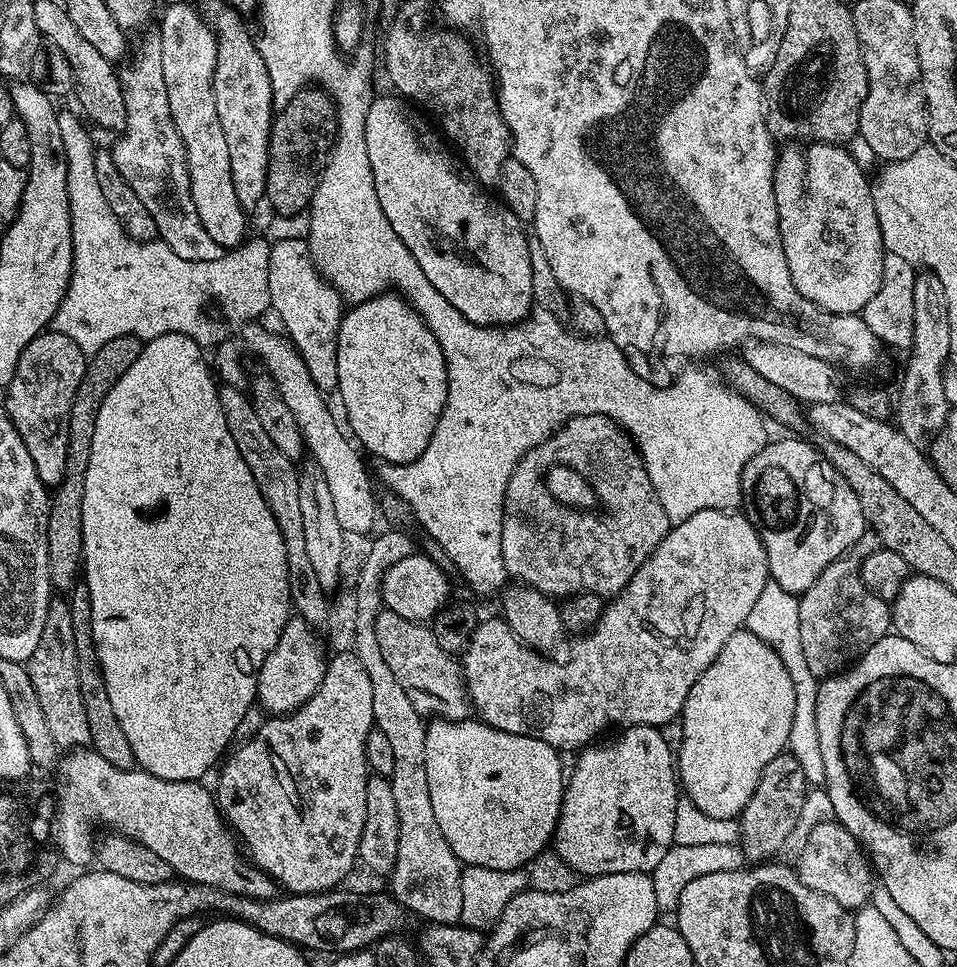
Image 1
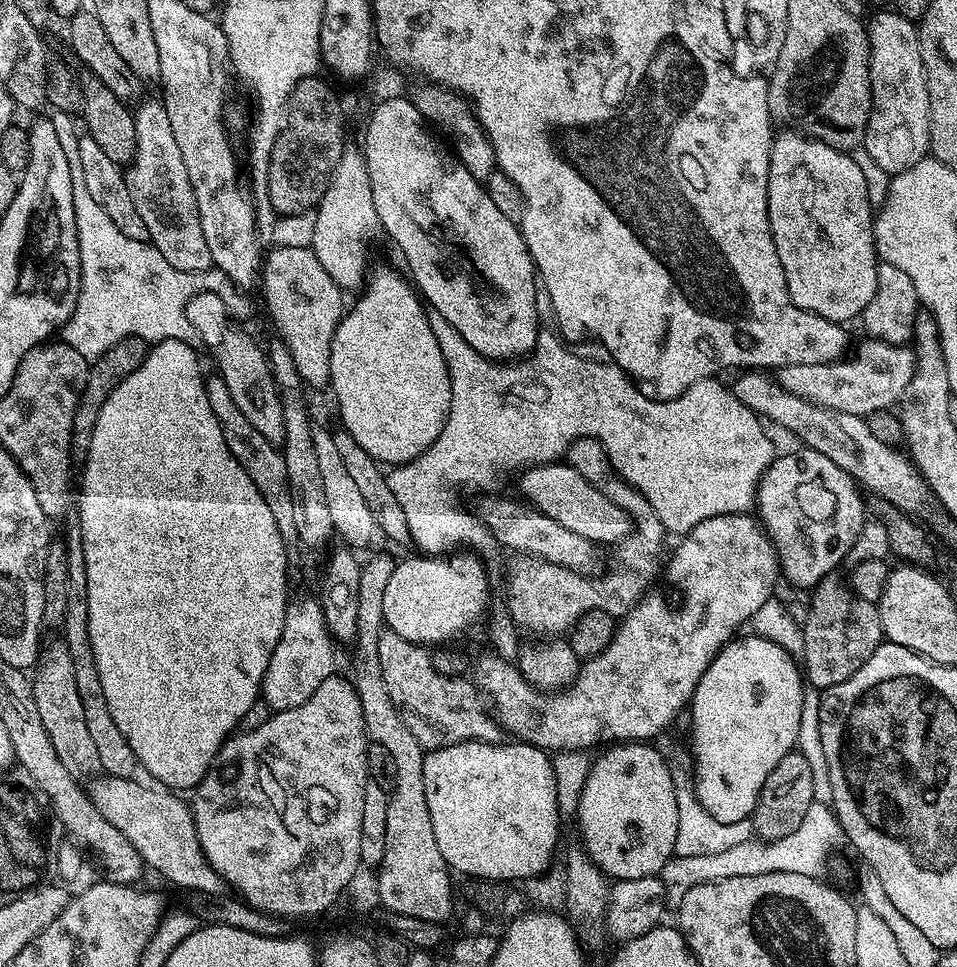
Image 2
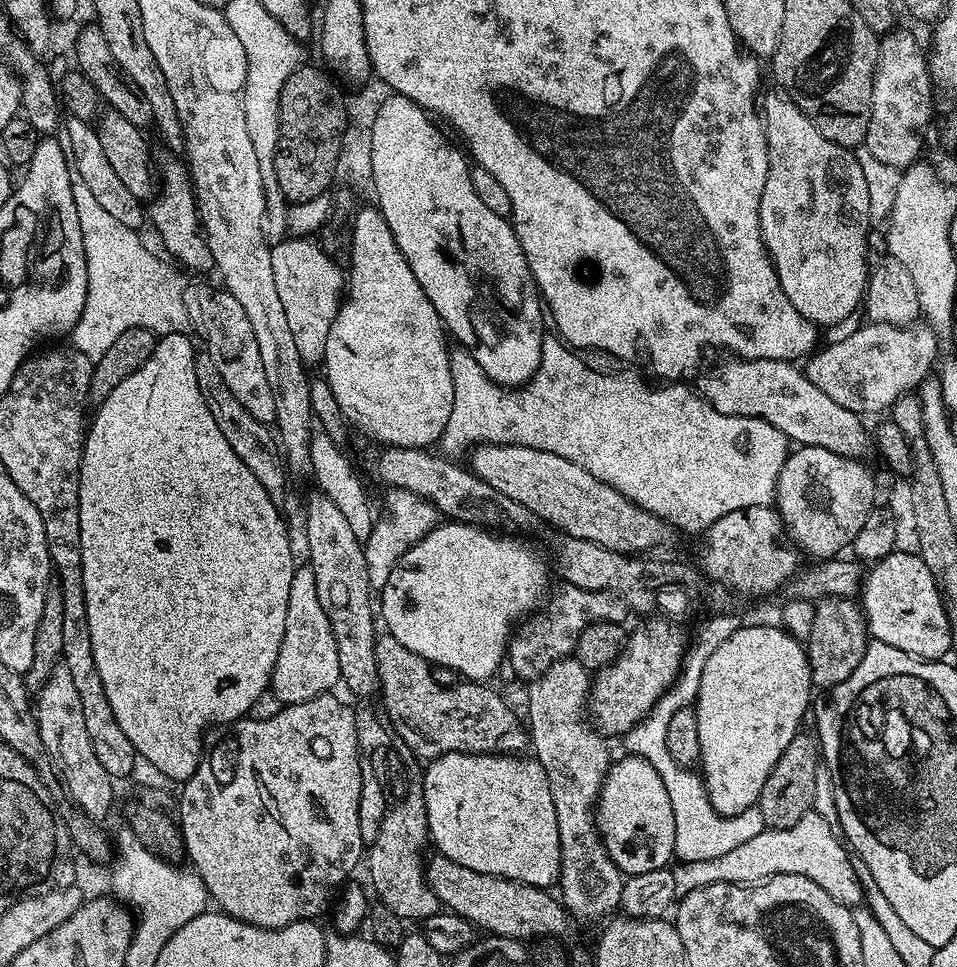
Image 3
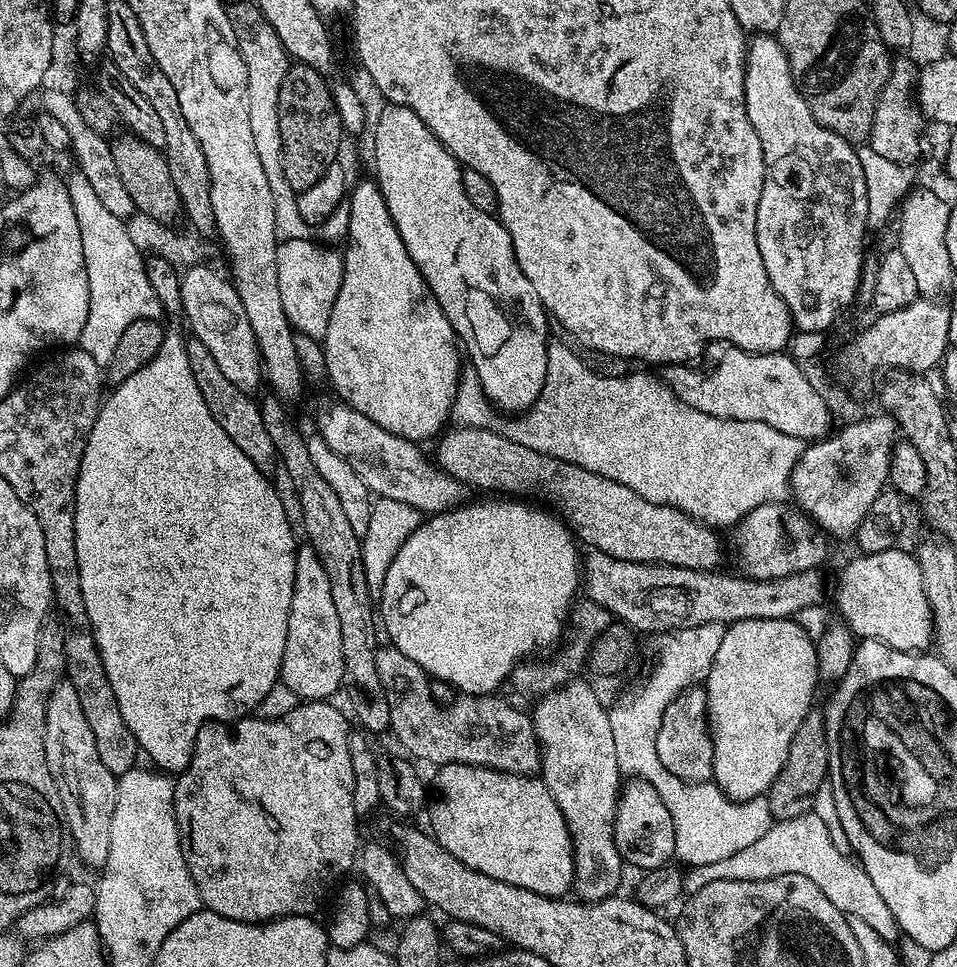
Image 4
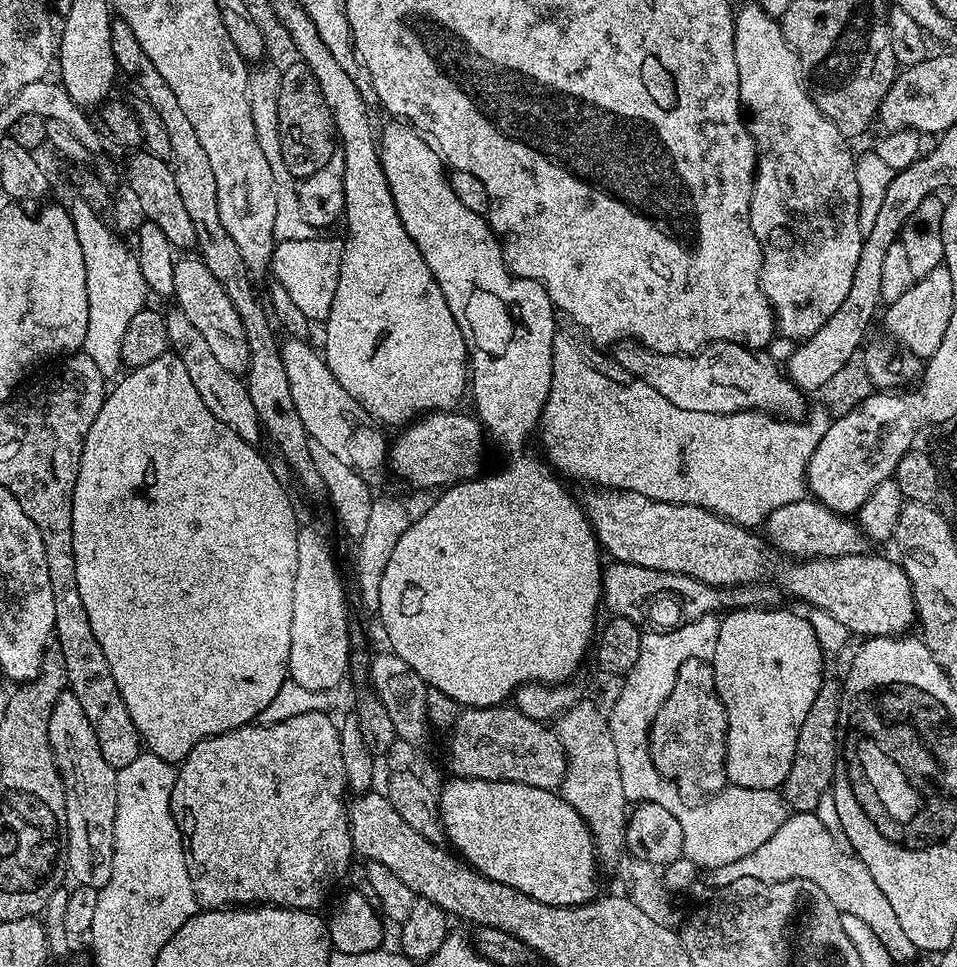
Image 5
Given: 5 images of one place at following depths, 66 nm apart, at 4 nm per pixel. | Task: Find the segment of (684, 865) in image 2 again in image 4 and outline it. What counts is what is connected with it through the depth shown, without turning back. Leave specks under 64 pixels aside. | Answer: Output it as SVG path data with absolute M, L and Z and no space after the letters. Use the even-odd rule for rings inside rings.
M810 811L798 818L775 821L770 826L770 830L766 830L766 834L758 838L758 842L746 846L746 850L738 850L738 854L730 854L730 858L722 858L722 862L710 862L706 866L697 868L689 867L684 872L684 892L688 894L697 892L702 890L702 886L710 886L710 882L719 880L765 880L766 878L778 878L782 874L802 874L810 878L810 882L814 882L814 886L818 886L818 890L822 890L822 894L826 894L826 898L830 898L830 902L834 902L834 906L838 906L838 910L845 916L862 918L866 926L874 926L874 930L878 930L878 936L883 940L896 942L901 939L902 933L898 922L894 914L890 914L890 906L882 902L882 894L878 894L874 882L870 882L870 874L866 874L864 867L852 856L842 854L842 850L834 846L830 838L830 830L826 830L822 818L818 818L815 811Z

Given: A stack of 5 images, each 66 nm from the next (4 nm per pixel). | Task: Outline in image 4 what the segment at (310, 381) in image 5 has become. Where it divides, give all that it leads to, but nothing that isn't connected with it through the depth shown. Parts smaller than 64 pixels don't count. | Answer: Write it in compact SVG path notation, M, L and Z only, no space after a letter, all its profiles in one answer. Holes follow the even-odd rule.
M335 402L329 408L324 408L317 418L318 435L326 442L326 446L330 446L330 450L334 450L334 454L338 454L338 458L342 458L350 466L350 470L354 470L354 474L358 474L358 478L362 478L362 482L366 482L368 491L373 497L382 499L394 499L397 502L404 502L407 506L414 507L421 514L435 514L437 512L447 512L449 508L459 508L461 504L469 499L470 489L467 484L463 484L450 474L446 474L431 459L424 457L424 452L419 443L414 440L407 440L398 434L390 434L390 430L382 430L382 426L378 426L378 422L370 422L370 418L366 418L366 414L358 414L358 410L354 410L349 404L343 402Z

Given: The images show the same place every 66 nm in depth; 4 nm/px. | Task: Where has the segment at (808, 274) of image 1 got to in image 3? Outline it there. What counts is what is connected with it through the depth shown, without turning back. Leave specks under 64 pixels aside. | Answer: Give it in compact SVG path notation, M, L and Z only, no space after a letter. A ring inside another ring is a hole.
M775 90L762 100L762 119L764 121L764 133L768 143L768 173L766 174L766 186L762 190L762 206L760 207L760 225L762 226L762 238L768 254L772 258L772 264L778 274L778 282L782 282L782 290L790 302L794 302L794 310L802 314L807 320L811 320L817 326L823 324L840 324L855 308L861 307L865 291L868 287L868 273L870 271L870 259L868 260L868 231L870 225L870 193L866 190L866 177L862 174L862 166L858 166L855 151L843 148L835 144L826 133L820 132L820 128L803 112L801 105L791 95L783 91Z

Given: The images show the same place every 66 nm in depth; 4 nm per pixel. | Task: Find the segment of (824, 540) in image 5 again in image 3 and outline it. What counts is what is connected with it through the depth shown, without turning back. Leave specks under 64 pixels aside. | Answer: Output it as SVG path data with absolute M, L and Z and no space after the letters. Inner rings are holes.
M767 504L734 510L703 533L699 567L709 581L729 584L744 596L768 596L776 592L788 579L797 575L801 553L792 543L780 520L780 513Z

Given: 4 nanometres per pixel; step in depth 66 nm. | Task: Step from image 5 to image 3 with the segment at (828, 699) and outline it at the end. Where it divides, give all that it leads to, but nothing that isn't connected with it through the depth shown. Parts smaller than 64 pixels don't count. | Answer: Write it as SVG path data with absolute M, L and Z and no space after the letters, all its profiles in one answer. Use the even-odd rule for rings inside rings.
M801 730L794 738L790 738L790 746L782 750L782 758L774 762L774 770L770 770L770 778L766 778L766 786L762 786L762 794L758 801L760 819L769 828L789 828L810 811L813 811L814 778L822 766L822 753L819 739L815 735Z

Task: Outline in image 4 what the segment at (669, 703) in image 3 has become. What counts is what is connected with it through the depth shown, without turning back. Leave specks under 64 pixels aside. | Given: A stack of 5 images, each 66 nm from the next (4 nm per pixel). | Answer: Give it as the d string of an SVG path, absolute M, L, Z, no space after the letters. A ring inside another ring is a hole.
M703 624L697 628L681 628L665 635L660 644L660 653L656 656L656 665L652 673L644 680L644 685L637 692L624 696L616 705L608 708L610 718L610 731L614 733L614 751L618 754L618 766L621 773L628 778L639 778L650 782L658 796L662 798L666 810L670 810L670 818L674 818L674 846L676 847L675 859L681 865L697 868L706 866L710 862L722 862L722 858L730 858L730 854L738 854L738 850L746 850L746 846L758 842L766 830L774 823L772 811L767 799L731 800L726 793L714 782L707 784L688 784L682 778L670 774L670 770L658 758L658 726L662 726L662 714L666 714L666 706L678 698L687 688L707 681L708 671L714 662L714 654L718 654L718 646L722 646L725 625Z

